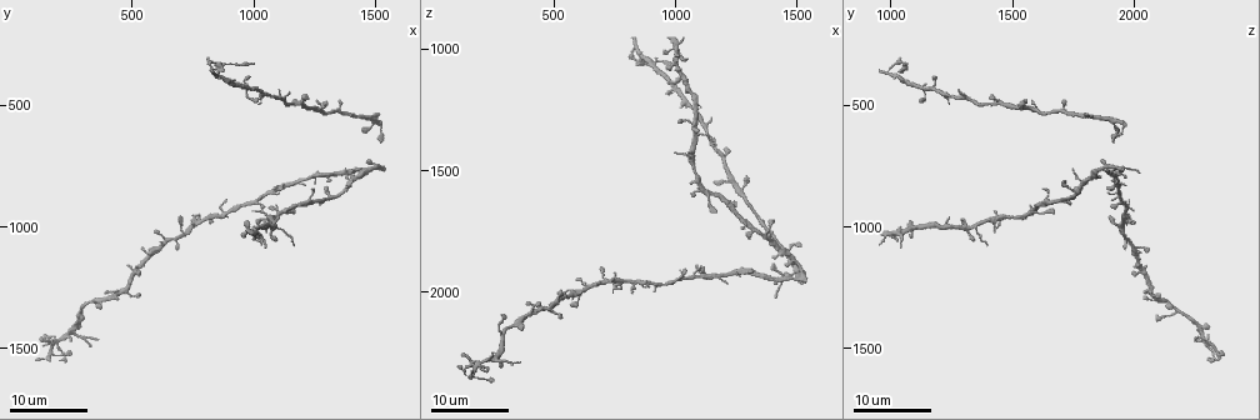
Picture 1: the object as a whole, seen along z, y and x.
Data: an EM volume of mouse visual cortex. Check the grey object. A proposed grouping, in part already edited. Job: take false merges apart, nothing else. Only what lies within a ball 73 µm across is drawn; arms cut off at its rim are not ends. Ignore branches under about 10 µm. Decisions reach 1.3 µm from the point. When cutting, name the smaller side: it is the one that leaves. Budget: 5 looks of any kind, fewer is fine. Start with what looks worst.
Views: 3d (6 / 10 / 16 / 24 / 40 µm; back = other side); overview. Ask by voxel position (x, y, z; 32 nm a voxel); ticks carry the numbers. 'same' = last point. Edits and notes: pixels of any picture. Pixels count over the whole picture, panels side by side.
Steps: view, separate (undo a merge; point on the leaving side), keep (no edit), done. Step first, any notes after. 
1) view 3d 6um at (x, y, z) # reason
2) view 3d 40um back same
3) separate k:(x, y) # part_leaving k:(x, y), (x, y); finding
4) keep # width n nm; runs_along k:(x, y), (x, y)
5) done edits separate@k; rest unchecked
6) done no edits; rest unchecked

view 3d 16um at (870, 390, 1040) # side arm on a straight run

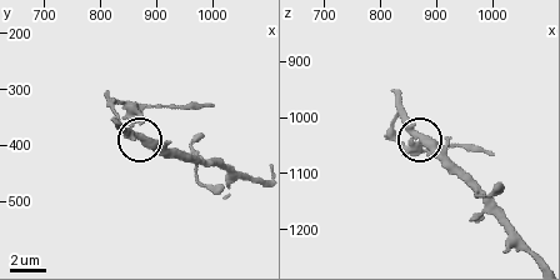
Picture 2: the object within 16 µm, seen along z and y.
view 3d 6um at (860, 375, 1035)

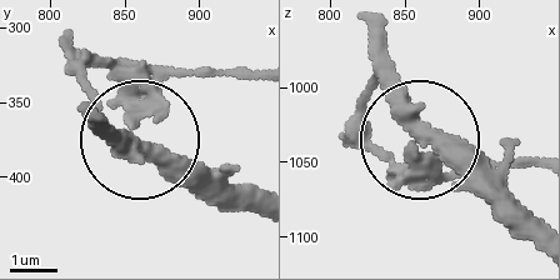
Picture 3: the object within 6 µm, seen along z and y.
view 3d 6um back at (864, 382, 1032) # other side

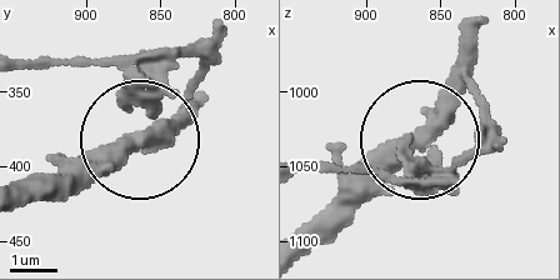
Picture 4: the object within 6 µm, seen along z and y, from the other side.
keep # runs_along 4:(20, 203), (80, 194), (144, 130), (148, 106), (108, 63); one neuron here

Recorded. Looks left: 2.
view 3d 24um at (280, 1370, 2230) # thick turns thin

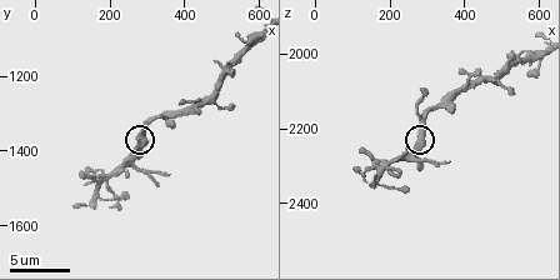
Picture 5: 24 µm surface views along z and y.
view 3d 6um same # zoom in

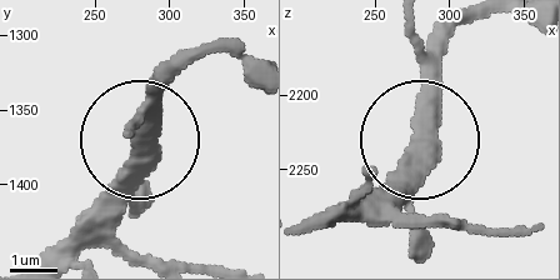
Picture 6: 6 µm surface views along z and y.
keep # all the same neuron

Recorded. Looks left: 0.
done no edits; rest unchecked

